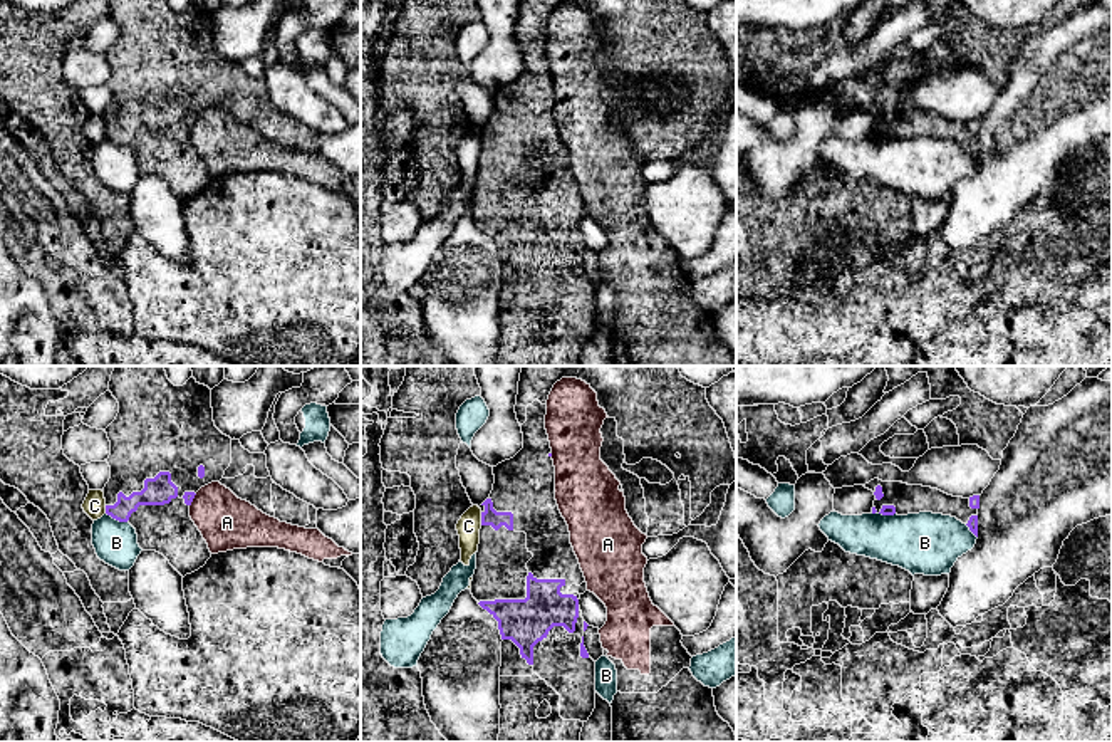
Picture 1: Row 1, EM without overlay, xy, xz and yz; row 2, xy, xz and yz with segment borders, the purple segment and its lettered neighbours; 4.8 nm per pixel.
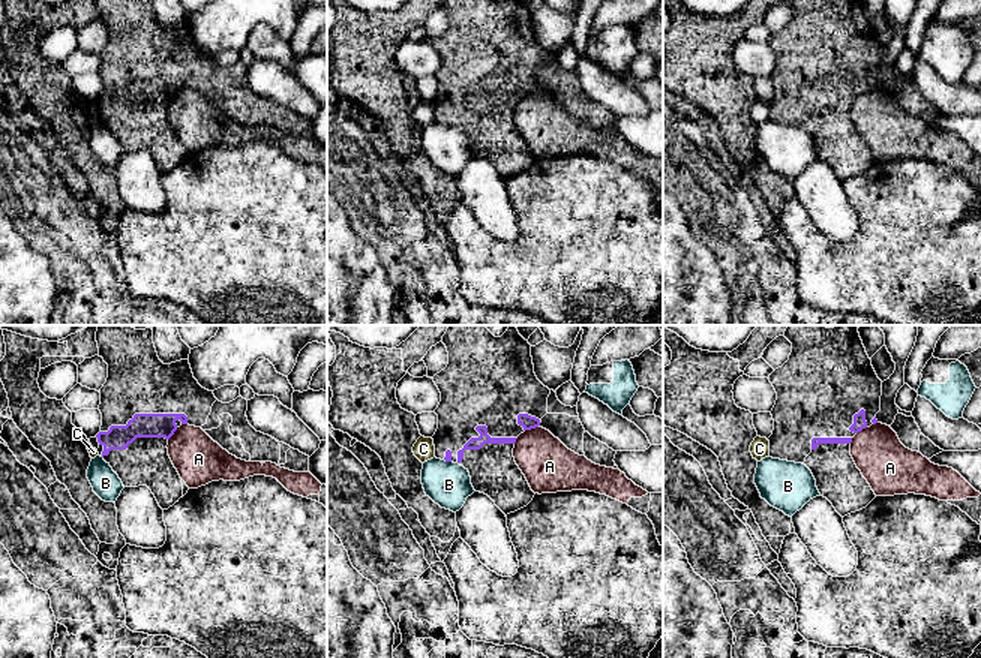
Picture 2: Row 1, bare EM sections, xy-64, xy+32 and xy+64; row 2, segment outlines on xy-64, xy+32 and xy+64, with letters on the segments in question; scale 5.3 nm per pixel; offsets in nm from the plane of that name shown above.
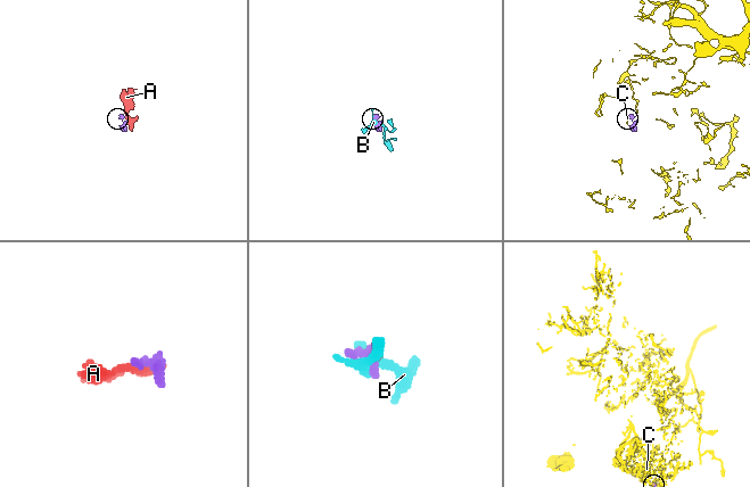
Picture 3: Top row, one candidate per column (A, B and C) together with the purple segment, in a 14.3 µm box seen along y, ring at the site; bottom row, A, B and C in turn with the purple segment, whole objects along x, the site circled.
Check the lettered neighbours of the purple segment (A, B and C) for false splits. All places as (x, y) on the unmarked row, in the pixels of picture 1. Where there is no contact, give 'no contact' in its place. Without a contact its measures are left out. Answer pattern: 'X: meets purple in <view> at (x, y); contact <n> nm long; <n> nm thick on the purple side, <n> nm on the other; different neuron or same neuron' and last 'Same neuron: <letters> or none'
A: meets purple in xy at (192, 125); contact 70 nm long; 50 nm thick on the purple side, 260 nm on the other; different neuron
B: meets purple in xy at (116, 143); contact 120 nm long; 140 nm thick on the purple side, 200 nm on the other; different neuron
C: meets purple in xz at (482, 143); contact 60 nm long; 80 nm thick on the purple side, 110 nm on the other; different neuron
Same neuron: none

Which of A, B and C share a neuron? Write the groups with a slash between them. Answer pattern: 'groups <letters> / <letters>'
groups A / B / C

